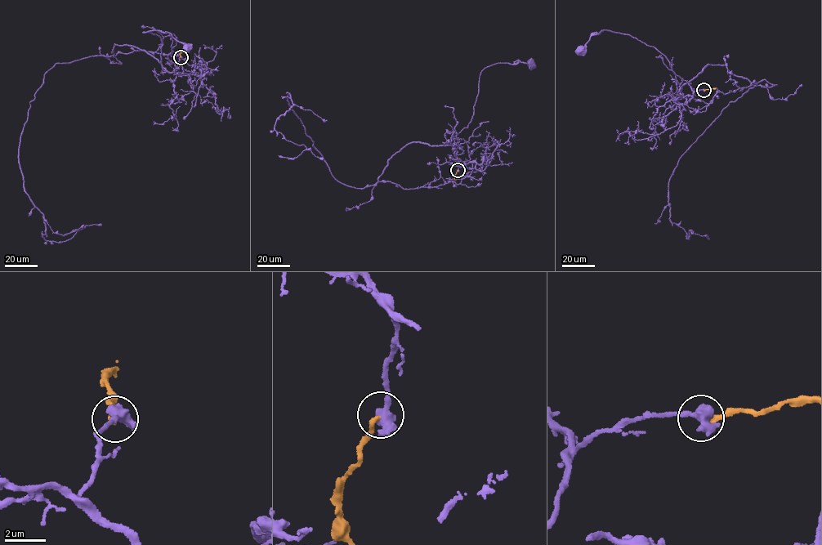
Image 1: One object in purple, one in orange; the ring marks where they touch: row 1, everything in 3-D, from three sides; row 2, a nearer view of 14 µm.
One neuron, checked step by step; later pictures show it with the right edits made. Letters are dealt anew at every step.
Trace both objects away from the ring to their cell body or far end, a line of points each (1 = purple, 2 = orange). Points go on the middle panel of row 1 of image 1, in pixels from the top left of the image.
1: (457, 170), (458, 161), (462, 161), (450, 142), (467, 127), (471, 120), (480, 72), (498, 63), (531, 64)
2: (457, 170), (456, 180)

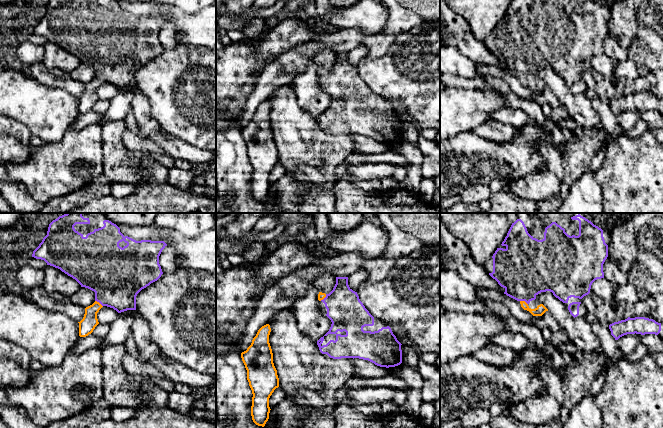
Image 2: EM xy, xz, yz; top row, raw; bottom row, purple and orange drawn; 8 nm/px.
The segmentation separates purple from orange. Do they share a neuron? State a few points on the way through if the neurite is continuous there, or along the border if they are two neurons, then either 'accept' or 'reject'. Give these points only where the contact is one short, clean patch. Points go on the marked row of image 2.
way xy (116, 276), (112, 288), (99, 302), (86, 326); accept

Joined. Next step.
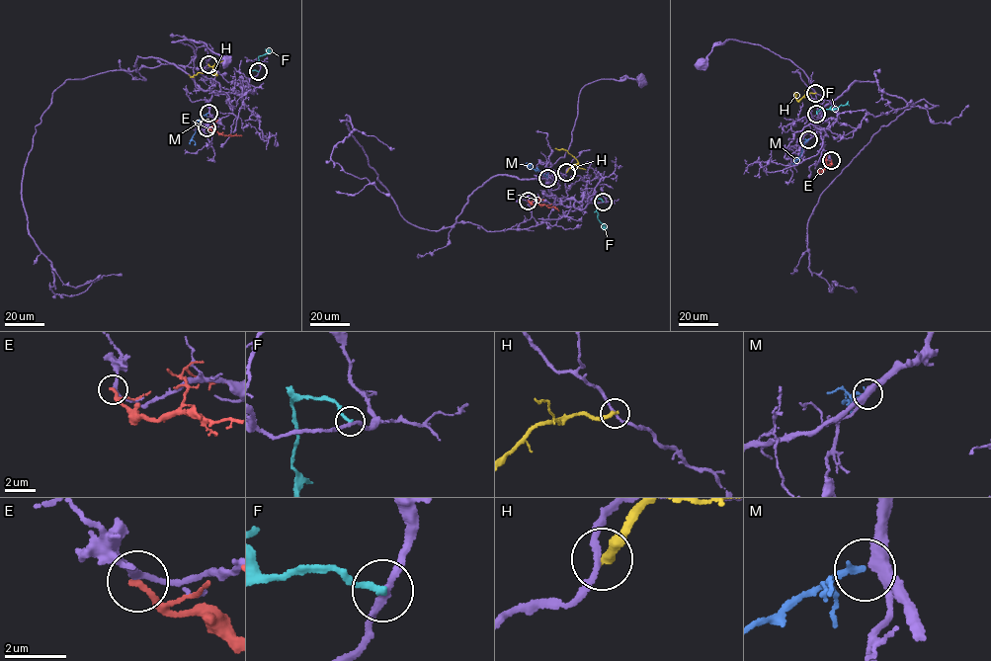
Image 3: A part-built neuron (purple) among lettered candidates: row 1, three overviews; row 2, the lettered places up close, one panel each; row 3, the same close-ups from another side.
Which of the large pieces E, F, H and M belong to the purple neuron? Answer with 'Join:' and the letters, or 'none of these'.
Join: M

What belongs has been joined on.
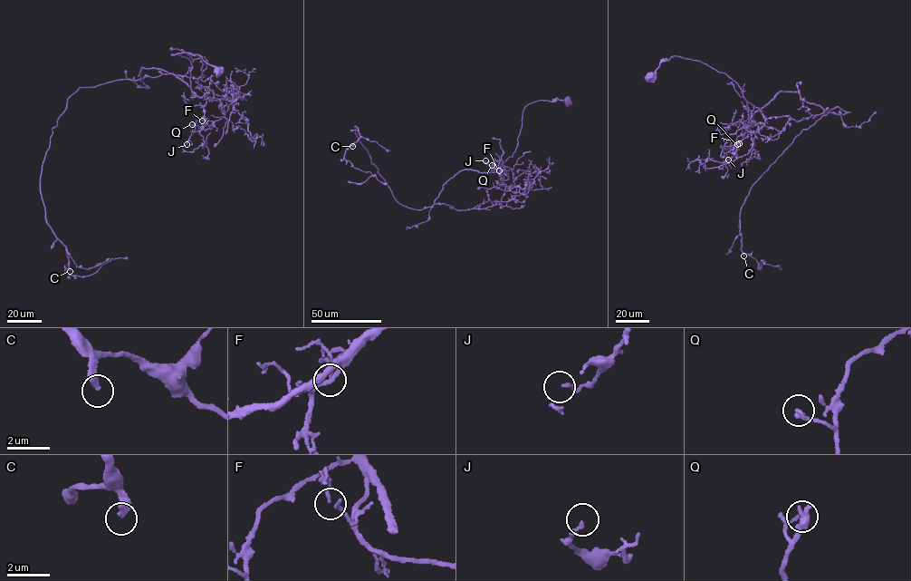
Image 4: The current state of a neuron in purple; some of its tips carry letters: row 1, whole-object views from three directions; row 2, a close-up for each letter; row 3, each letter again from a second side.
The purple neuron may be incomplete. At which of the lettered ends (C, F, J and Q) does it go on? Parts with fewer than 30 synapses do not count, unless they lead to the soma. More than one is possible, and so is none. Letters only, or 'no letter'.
C

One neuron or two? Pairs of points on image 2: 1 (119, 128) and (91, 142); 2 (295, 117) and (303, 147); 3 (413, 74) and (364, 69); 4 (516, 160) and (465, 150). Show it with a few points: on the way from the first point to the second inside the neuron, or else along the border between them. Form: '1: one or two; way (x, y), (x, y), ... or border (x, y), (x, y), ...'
1: two; border (100, 124), (103, 160)
2: one; way (295, 124), (295, 132), (300, 140)
3: one; way (401, 74), (376, 73)
4: one; way (503, 155), (478, 155)

